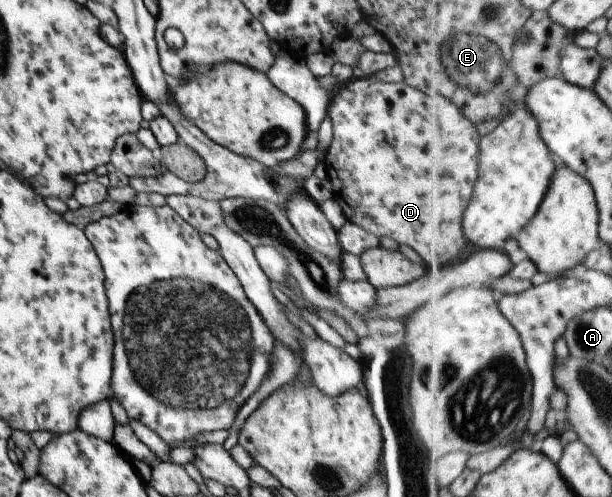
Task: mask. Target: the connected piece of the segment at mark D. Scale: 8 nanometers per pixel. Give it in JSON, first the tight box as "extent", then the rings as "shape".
{"extent":[323,75,482,268],"shape":[[[375,75],[366,77],[351,78],[345,83],[345,87],[330,100],[326,110],[332,122],[333,138],[329,147],[325,150],[323,162],[327,169],[327,182],[332,189],[332,198],[341,206],[347,221],[359,225],[361,228],[381,236],[390,236],[398,242],[402,248],[420,260],[425,268],[446,267],[463,258],[463,252],[470,243],[468,234],[465,232],[464,216],[471,204],[473,195],[476,193],[476,184],[481,177],[481,141],[482,136],[477,130],[476,122],[469,118],[464,110],[445,94],[427,94],[417,87],[409,86],[404,80],[399,82],[386,83],[377,79]]]}

